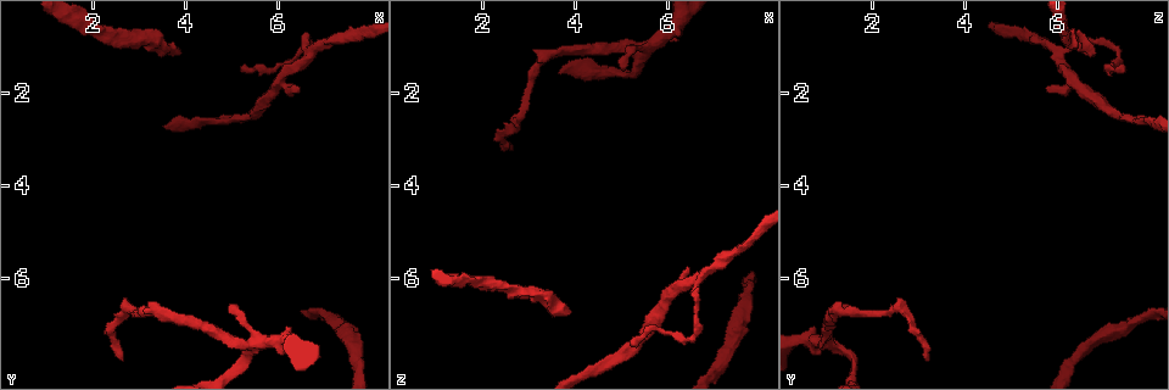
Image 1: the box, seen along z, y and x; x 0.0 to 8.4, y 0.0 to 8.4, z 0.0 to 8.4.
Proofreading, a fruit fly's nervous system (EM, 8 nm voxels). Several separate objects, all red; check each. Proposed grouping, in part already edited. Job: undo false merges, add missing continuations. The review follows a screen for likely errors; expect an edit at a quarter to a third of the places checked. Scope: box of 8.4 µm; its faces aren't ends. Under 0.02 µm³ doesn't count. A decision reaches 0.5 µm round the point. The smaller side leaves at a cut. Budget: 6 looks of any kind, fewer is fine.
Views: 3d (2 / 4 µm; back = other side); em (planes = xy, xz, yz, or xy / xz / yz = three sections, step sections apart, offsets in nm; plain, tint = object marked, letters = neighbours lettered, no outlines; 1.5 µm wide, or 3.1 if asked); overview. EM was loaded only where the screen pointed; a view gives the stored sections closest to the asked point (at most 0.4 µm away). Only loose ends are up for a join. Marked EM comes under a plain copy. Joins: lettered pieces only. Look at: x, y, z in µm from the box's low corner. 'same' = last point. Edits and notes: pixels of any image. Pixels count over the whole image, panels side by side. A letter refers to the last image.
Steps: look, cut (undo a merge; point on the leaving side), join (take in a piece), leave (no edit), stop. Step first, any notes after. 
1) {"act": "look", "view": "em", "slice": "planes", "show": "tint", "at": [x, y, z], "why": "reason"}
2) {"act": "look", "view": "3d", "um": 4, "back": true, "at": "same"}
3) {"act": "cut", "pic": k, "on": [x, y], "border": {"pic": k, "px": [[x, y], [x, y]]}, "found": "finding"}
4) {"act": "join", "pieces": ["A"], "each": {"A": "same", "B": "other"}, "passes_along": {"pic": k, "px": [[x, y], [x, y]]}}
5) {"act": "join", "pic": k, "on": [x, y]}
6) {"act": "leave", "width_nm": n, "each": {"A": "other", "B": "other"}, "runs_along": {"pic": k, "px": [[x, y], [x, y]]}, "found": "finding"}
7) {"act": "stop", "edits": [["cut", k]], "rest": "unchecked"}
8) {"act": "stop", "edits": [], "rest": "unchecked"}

{"act": "look", "view": "em", "slice": "planes", "show": "letters", "at": [5.10, 6.55, 1.45], "why": "thin end"}

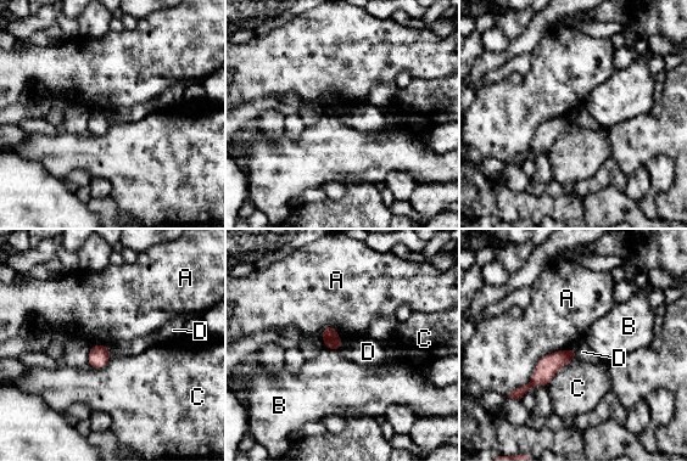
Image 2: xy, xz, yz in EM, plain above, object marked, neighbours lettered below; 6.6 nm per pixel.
{"act": "leave", "width_nm": 110, "each": {"A": "other", "B": "other", "C": "other", "D": "other"}, "border": {"pic": 2, "px": [[107, 346], [107, 352], [111, 355]]}, "found": "no lettered piece goes on from it"}

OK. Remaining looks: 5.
{"act": "look", "view": "3d", "um": 2, "at": [2.65, 7.75, 3.25], "why": "thin end"}

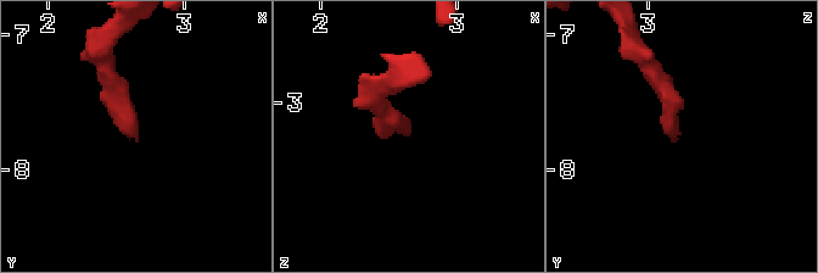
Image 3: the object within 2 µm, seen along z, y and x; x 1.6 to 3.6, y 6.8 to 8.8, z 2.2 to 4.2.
{"act": "look", "view": "em", "slice": "xy", "step": 8, "show": "letters", "at": [2.60, 7.74, 3.22], "why": "now the EM"}

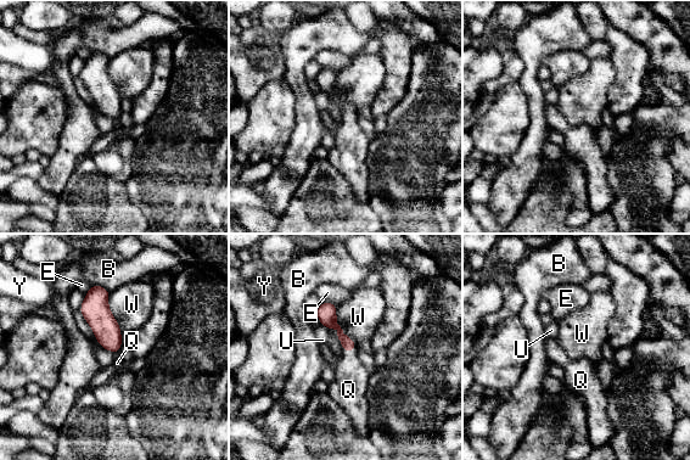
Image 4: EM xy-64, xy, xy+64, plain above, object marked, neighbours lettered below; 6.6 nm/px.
{"act": "look", "view": "em", "slice": "planes", "show": "letters", "at": "same"}

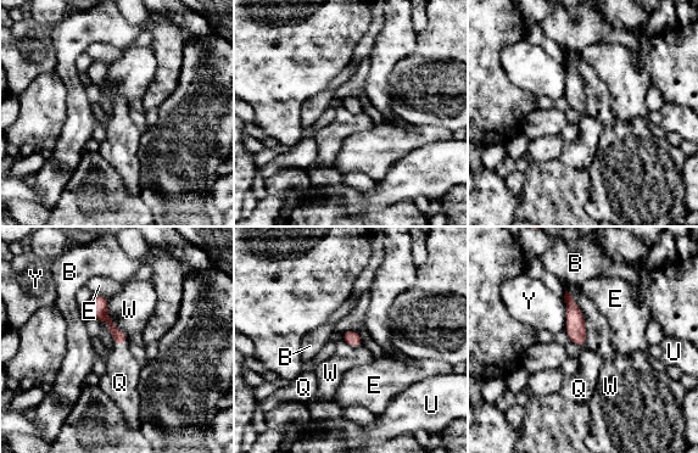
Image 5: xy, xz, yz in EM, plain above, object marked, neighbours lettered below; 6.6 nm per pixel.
{"act": "join", "pieces": ["Q"], "each": {"B": "other", "E": "other", "Q": "same", "U": "other", "W": "other", "Y": "other"}, "passes_along": {"pic": 5, "px": [[100, 312], [121, 344], [121, 379]]}, "found": "it goes on there"}

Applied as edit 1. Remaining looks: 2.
{"act": "look", "view": "em", "slice": "planes", "show": "letters", "at": [6.60, 1.05, 7.25], "why": "sharp bend"}

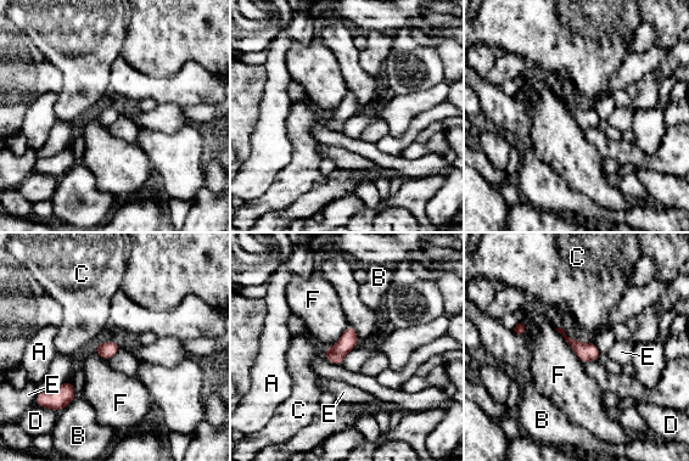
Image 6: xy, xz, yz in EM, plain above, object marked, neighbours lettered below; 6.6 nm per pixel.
{"act": "leave", "each": {"A": "other", "B": "other", "C": "other", "D": "other", "E": "other", "F": "other"}, "found": "all the same neuron"}

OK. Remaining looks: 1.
{"act": "stop", "edits": [["join", 5]], "rest": "unchecked"}

